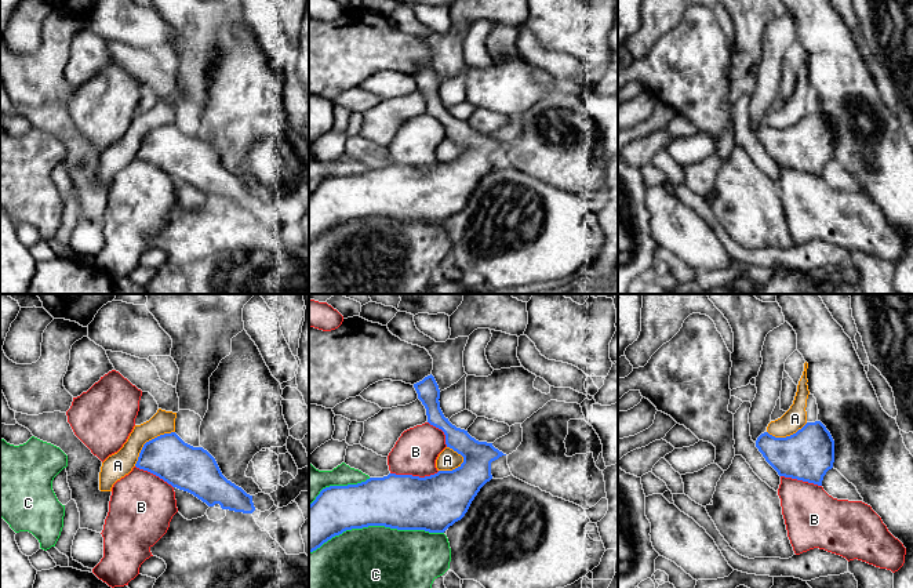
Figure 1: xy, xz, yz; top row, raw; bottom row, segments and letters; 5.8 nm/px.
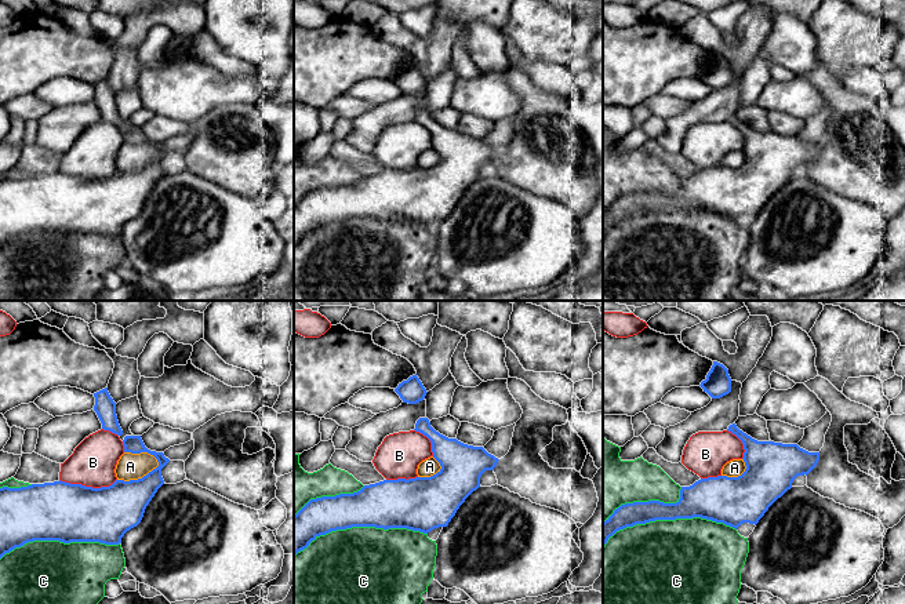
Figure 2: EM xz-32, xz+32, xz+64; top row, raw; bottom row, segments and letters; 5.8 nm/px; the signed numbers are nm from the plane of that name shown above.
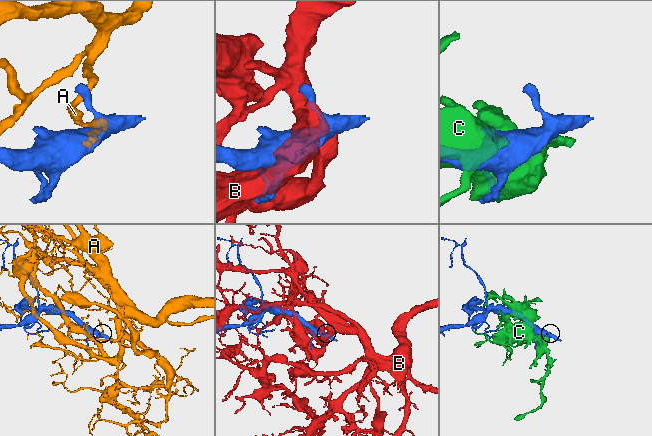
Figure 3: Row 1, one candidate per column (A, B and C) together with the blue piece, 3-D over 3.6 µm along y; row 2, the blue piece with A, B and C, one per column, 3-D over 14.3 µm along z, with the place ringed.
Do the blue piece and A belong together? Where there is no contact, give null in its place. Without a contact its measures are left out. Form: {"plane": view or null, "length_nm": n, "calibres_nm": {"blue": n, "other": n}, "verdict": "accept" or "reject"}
{"plane": "xy", "length_nm": 320, "calibres_nm": {"blue": 260, "other": 150}, "verdict": "reject"}

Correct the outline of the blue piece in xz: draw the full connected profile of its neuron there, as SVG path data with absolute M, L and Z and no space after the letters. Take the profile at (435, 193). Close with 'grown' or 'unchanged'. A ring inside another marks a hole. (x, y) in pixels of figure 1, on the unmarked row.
M432 65L414 75L414 79L426 99L428 113L444 123L447 138L461 145L463 153L452 161L439 161L425 168L389 164L357 175L323 179L309 196L309 243L346 221L368 217L444 224L465 207L480 179L492 170L491 153L506 145L492 134L476 131L444 108L439 92L440 80Z; unchanged

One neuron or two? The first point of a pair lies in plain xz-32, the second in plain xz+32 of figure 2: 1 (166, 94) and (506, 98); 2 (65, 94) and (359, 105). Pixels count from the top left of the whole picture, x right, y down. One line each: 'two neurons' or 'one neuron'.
1: one neuron
2: two neurons

